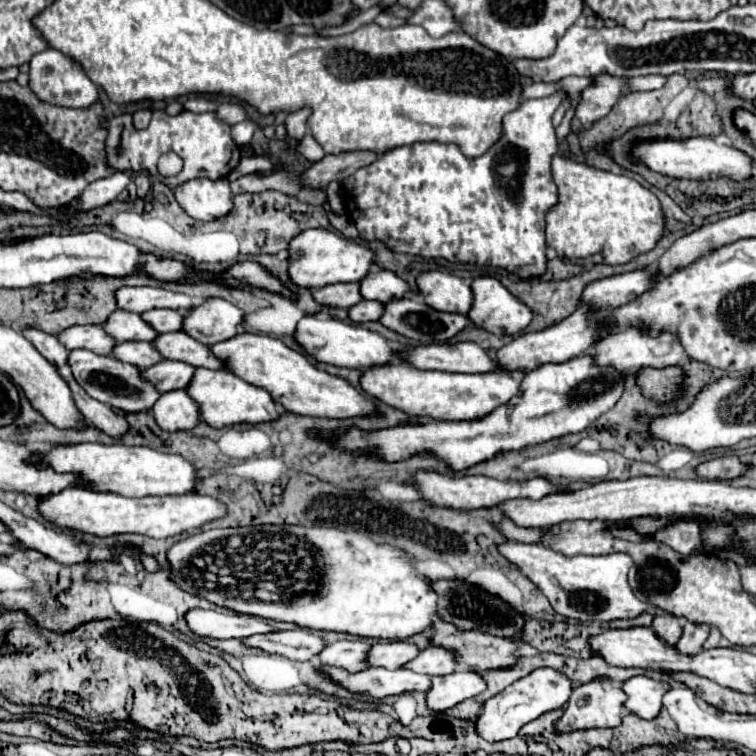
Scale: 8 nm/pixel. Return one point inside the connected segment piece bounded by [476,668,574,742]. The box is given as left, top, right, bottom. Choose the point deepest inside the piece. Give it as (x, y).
(545, 689)

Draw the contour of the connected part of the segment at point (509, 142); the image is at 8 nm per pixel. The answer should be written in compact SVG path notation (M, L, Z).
M554 92L538 100L522 100L520 106L504 116L502 136L488 152L478 158L466 158L456 144L416 142L382 154L376 162L360 168L342 182L346 212L364 240L382 240L394 252L416 254L424 258L446 258L448 262L498 266L518 276L540 276L546 270L544 214L558 202L556 184L550 174L550 160L558 150L552 126L554 110L568 98L566 92Z

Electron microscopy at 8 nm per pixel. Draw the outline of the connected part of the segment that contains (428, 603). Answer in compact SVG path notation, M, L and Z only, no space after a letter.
M290 524L216 528L176 542L168 550L168 560L172 564L172 580L182 590L240 614L294 622L302 628L346 632L360 638L402 640L430 630L432 622L440 620L436 614L438 594L432 590L430 580L418 572L416 560L398 546L378 544L360 532Z

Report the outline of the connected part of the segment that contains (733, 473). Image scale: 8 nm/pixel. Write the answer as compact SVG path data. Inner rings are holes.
M724 456L724 458L714 458L698 466L698 476L708 478L708 480L732 480L750 470L748 464L744 464L738 456Z

